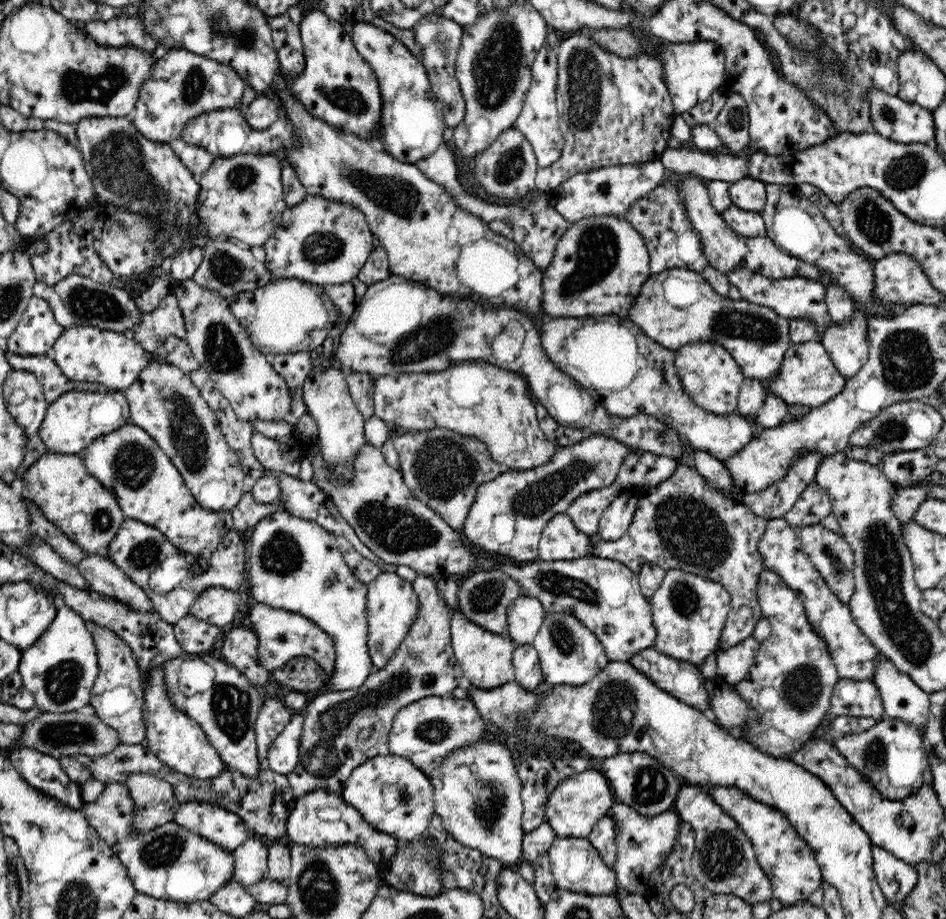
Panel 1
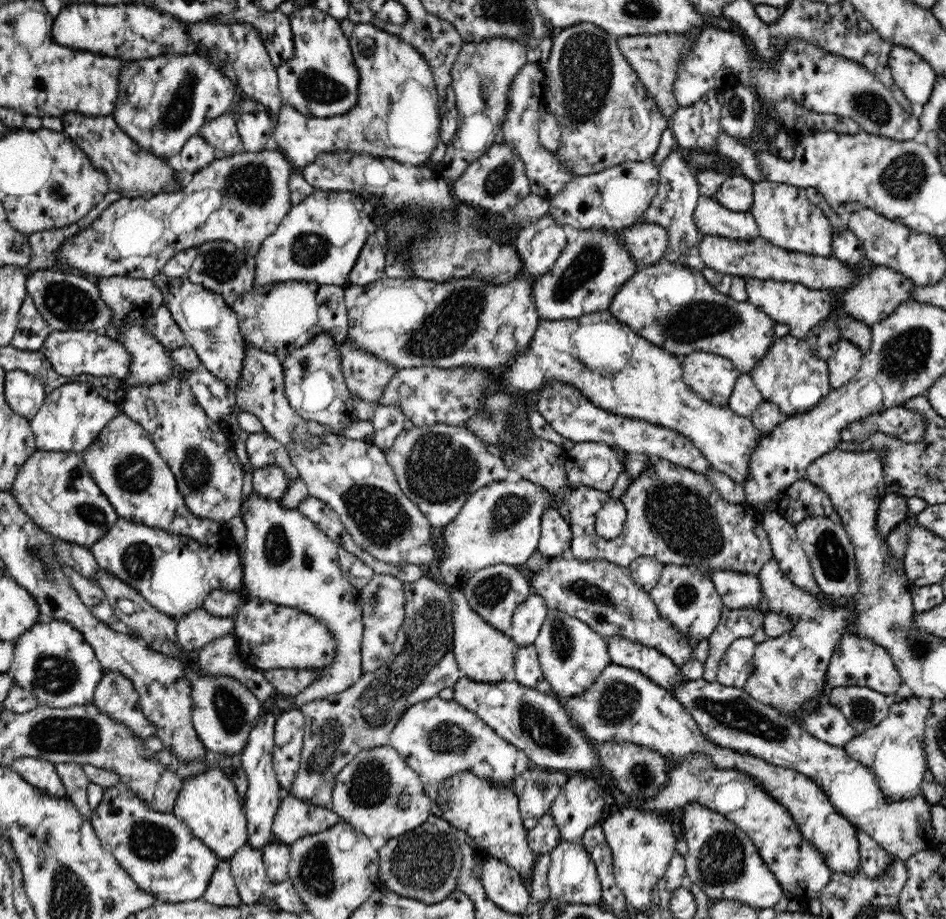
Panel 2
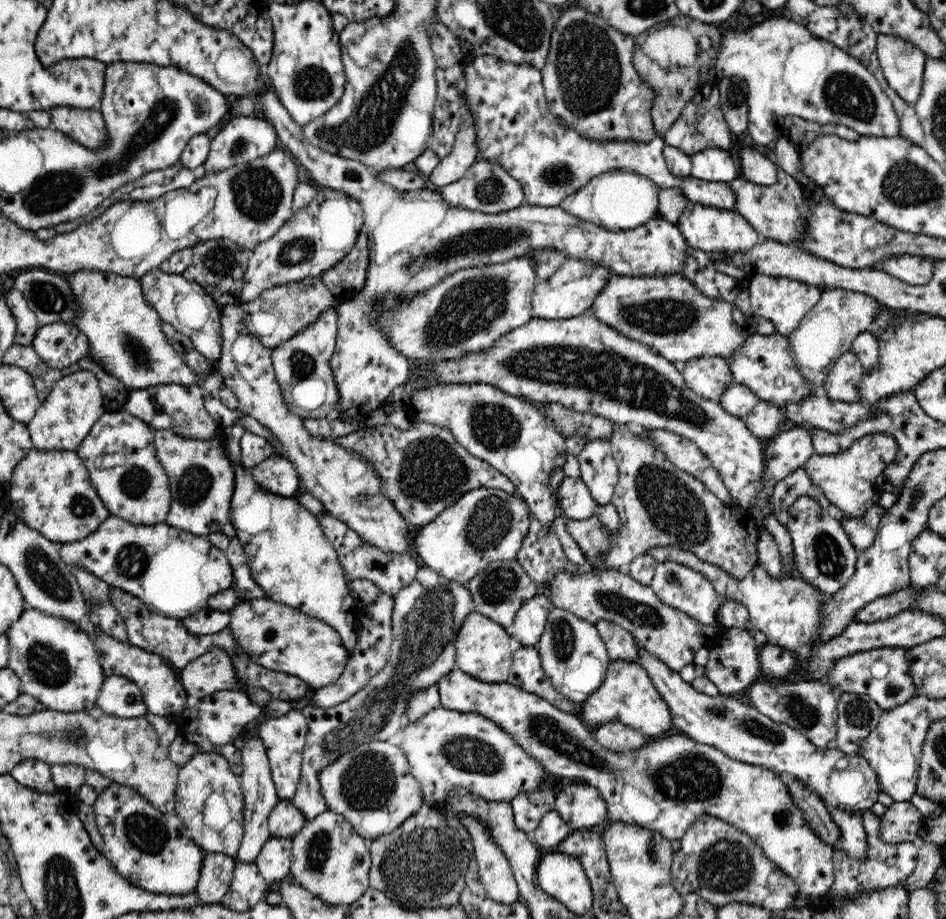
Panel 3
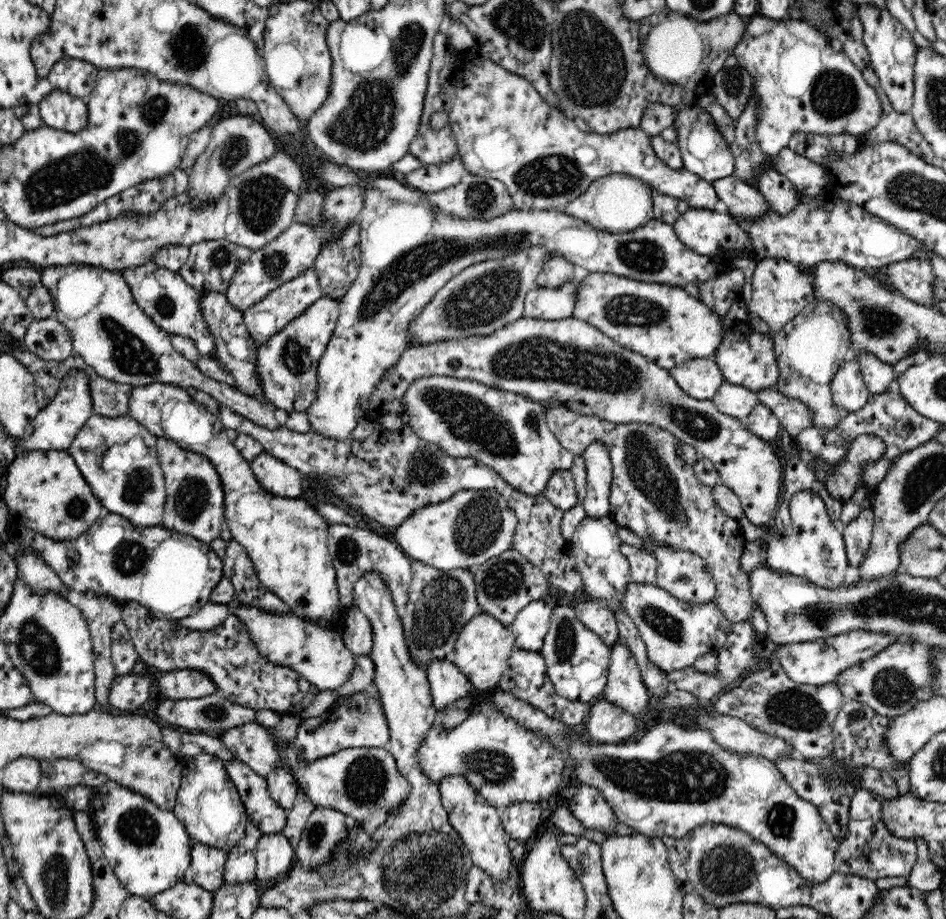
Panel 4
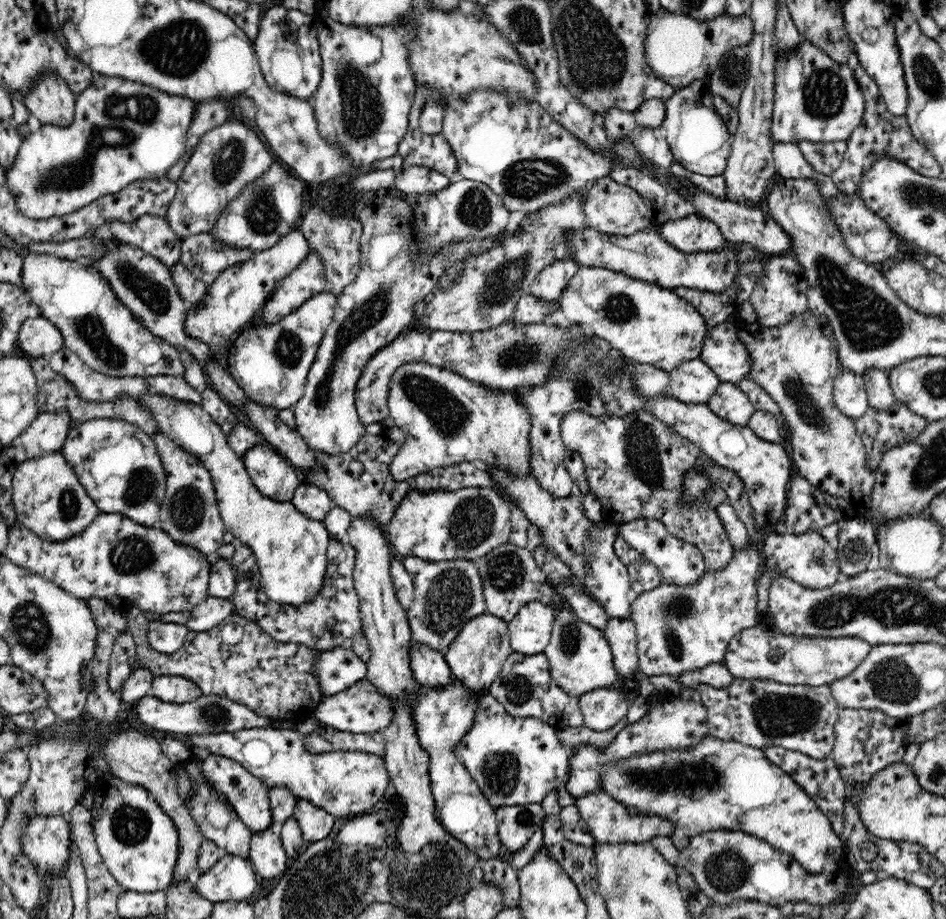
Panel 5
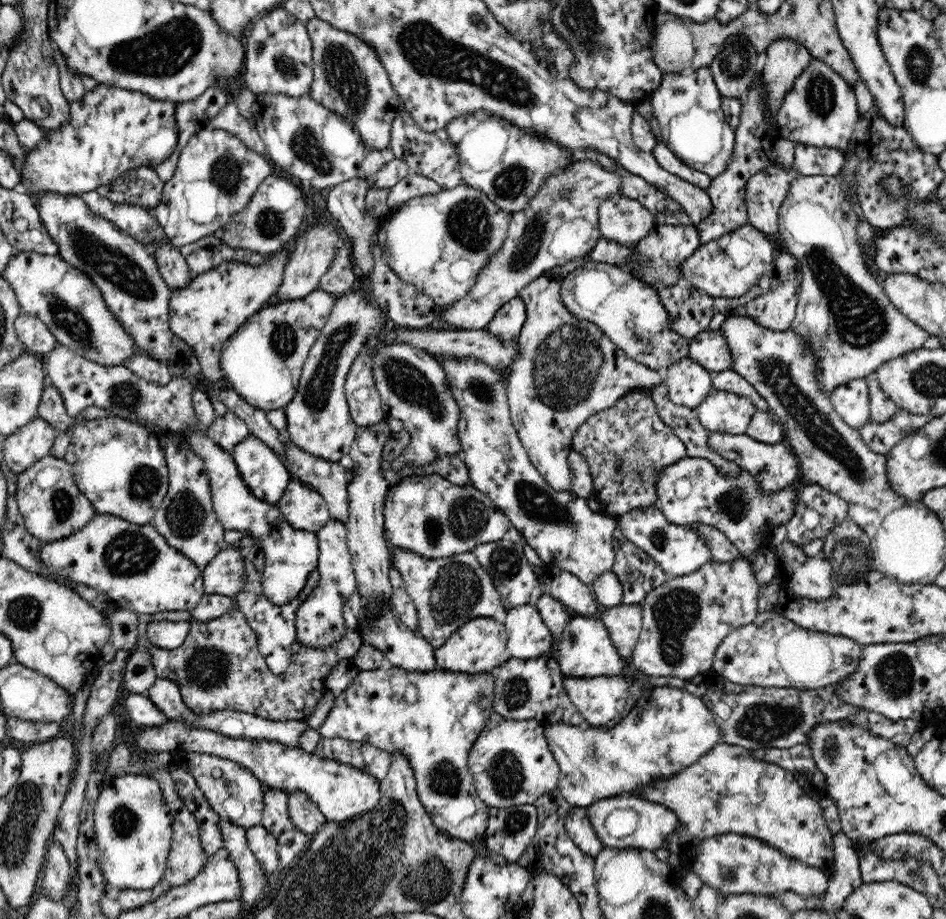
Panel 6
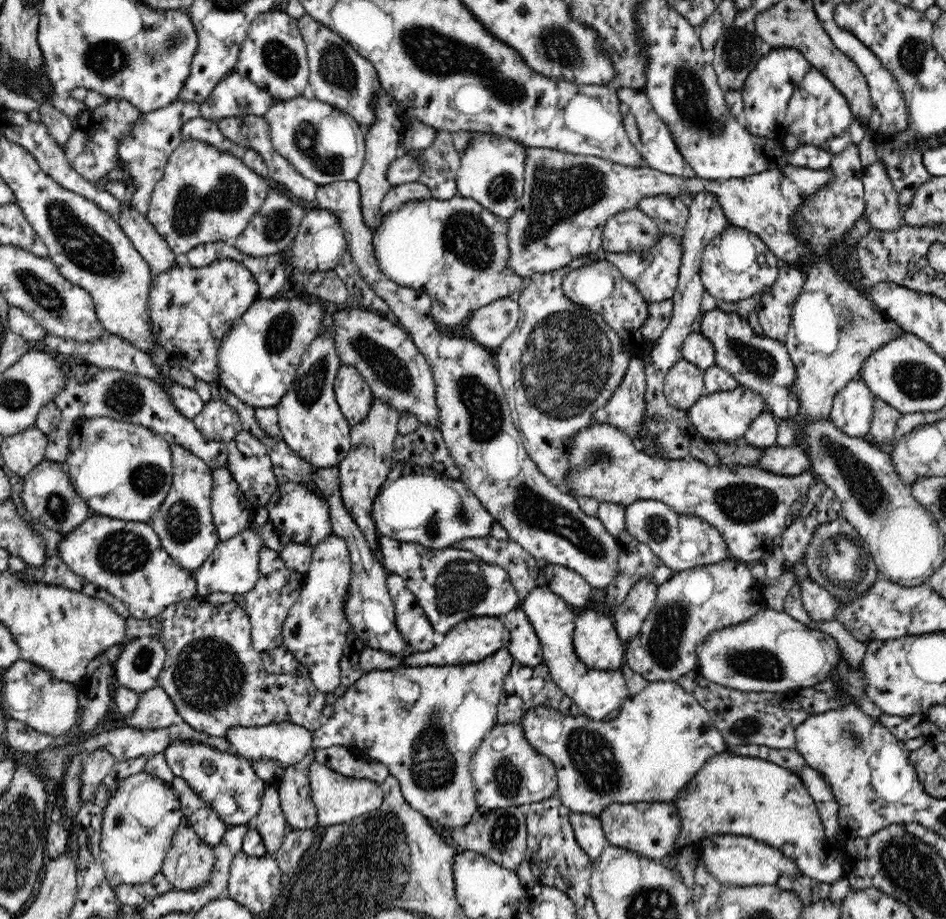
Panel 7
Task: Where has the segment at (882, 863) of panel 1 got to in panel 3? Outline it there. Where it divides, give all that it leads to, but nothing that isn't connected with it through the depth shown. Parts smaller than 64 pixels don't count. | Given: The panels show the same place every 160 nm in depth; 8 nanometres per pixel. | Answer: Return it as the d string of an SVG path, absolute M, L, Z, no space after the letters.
M824 801L828 815L836 823L840 838L836 842L836 848L842 849L848 856L854 859L866 859L866 833L862 827L862 817L859 811L845 810L844 808L833 808Z

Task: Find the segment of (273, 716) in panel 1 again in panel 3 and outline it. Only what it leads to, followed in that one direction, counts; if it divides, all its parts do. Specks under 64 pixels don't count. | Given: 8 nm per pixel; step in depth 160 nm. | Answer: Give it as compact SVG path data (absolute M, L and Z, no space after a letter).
M245 737L243 741L239 741L242 753L243 771L239 774L241 781L241 789L243 790L243 817L244 826L242 840L237 856L234 857L236 864L254 864L259 853L264 847L264 843L272 836L268 826L268 814L272 812L272 808L280 801L276 794L276 787L270 773L270 763L264 750L264 743L260 737Z

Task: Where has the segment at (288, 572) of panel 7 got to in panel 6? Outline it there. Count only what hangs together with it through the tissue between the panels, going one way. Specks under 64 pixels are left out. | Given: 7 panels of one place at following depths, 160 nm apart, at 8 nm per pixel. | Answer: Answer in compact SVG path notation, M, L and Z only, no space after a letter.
M261 545L246 548L243 554L247 581L244 588L234 597L234 604L240 612L247 618L249 625L256 635L256 646L259 649L259 654L266 661L268 669L272 673L279 675L288 670L292 659L292 645L296 638L296 627L294 627L294 614L296 608L300 606L300 602L304 602L304 598L316 588L318 584L318 576L311 575L304 588L298 592L298 596L286 604L272 604L265 596L262 586L262 572L265 567L264 551L261 550Z

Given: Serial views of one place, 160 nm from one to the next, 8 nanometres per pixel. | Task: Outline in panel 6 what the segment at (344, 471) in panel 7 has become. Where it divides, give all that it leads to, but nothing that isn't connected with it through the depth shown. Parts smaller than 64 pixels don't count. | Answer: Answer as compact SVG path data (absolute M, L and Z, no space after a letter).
M382 420L368 427L378 437L378 448L374 454L364 456L358 450L352 450L352 470L350 470L350 480L347 484L349 498L349 514L347 528L347 545L352 555L352 566L354 567L357 591L361 594L362 601L371 602L367 616L376 616L372 610L376 610L376 598L391 600L392 585L390 581L390 568L392 564L391 544L385 537L384 532L384 506L387 496L389 482L382 472L382 452L388 444L392 431L388 422Z

